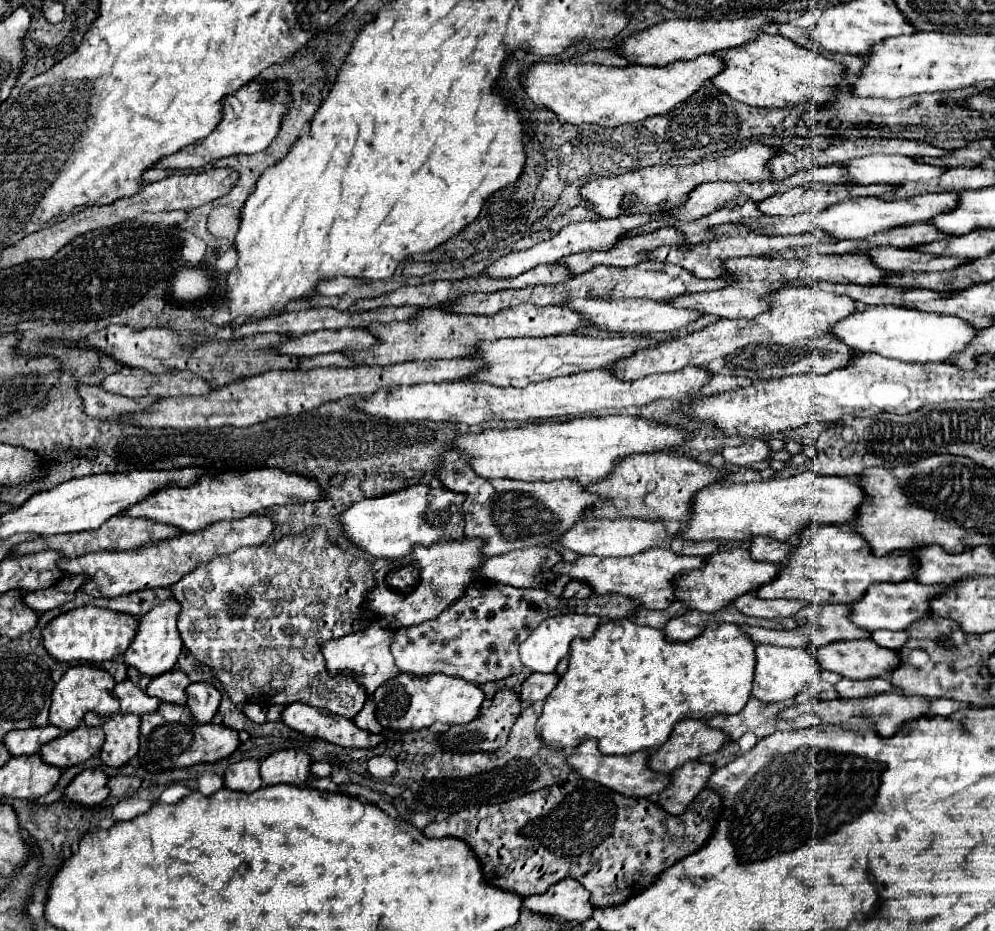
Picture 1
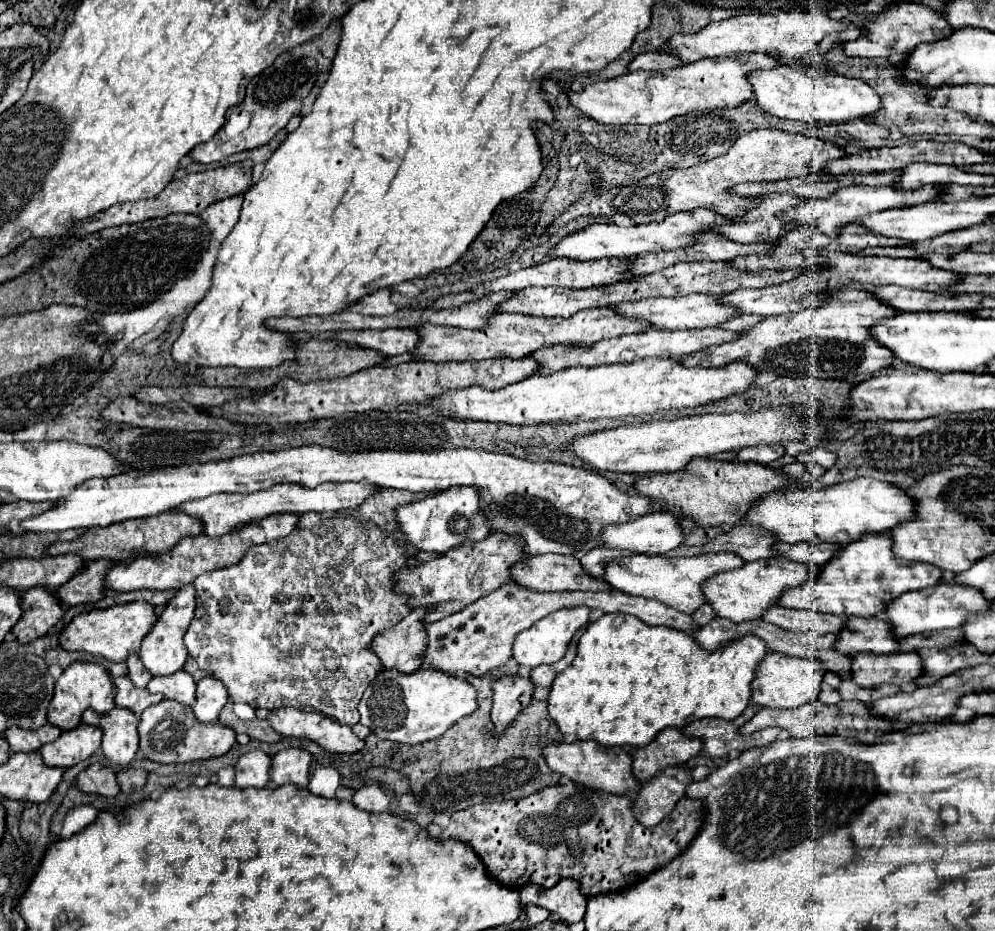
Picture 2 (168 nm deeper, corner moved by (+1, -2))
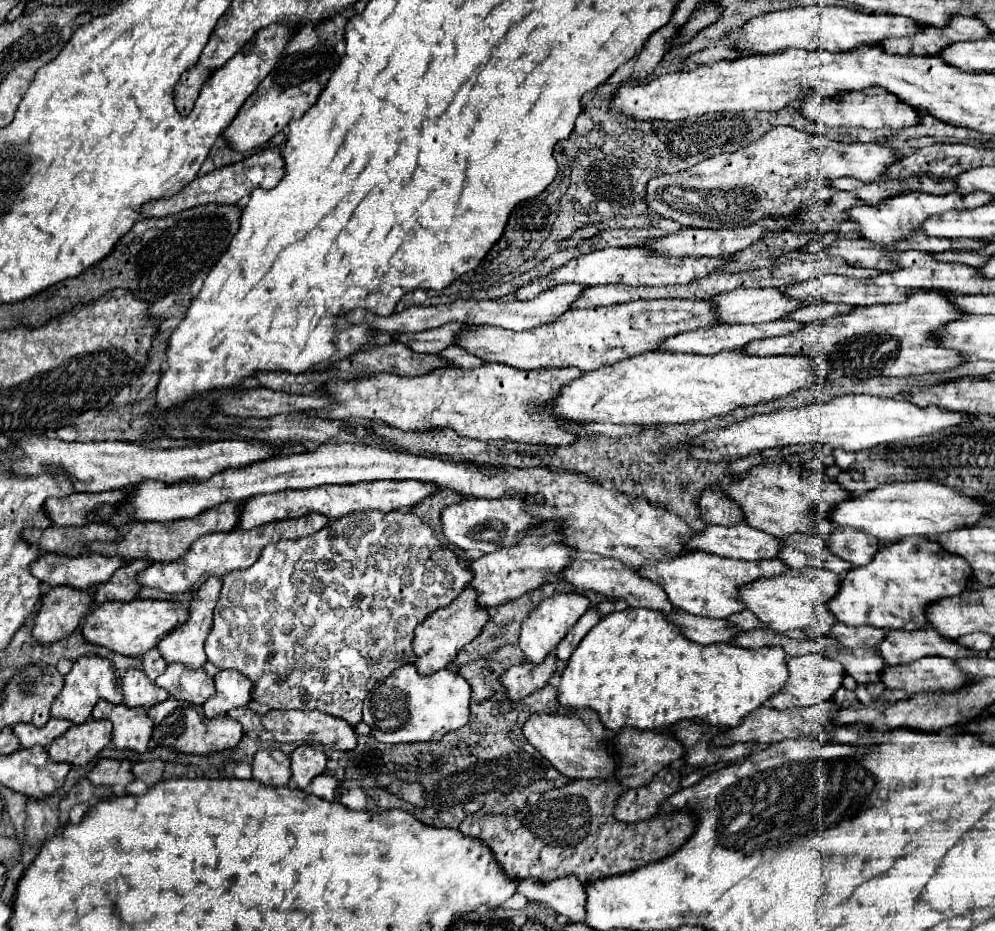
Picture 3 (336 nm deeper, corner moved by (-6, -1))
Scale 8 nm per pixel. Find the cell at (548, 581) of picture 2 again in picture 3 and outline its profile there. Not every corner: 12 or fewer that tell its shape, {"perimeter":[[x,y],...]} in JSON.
{"perimeter":[[608,558],[574,560],[562,578],[670,614],[656,582]]}

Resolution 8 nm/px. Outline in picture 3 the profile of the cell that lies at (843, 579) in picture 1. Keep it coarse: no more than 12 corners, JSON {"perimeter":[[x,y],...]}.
{"perimeter":[[904,538],[850,570],[828,610],[914,632],[972,580],[964,558]]}

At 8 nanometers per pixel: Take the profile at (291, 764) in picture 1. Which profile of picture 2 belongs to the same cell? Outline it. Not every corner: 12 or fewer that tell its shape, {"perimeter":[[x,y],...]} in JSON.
{"perimeter":[[285,749],[273,757],[275,785],[307,787],[311,755]]}

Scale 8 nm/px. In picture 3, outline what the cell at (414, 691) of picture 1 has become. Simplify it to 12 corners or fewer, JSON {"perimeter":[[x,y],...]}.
{"perimeter":[[394,670],[364,698],[384,744],[428,742],[470,718],[450,670]]}

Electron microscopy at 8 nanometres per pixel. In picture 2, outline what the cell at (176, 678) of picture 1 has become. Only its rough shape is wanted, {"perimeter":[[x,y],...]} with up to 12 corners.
{"perimeter":[[177,671],[153,677],[151,693],[161,693],[183,705],[195,699],[195,681]]}

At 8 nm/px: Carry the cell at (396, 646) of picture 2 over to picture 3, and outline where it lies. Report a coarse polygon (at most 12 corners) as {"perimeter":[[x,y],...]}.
{"perimeter":[[470,586],[412,640],[420,674],[446,668],[480,636],[488,610]]}

